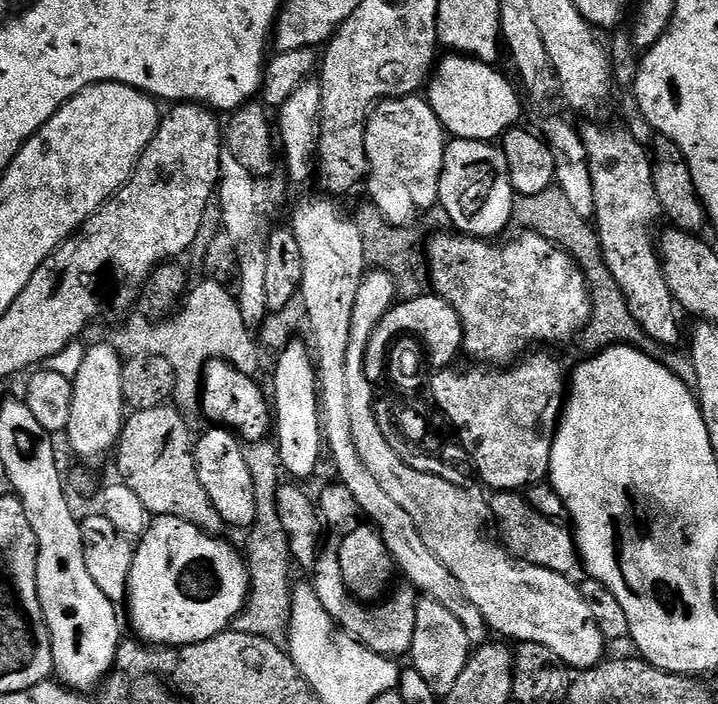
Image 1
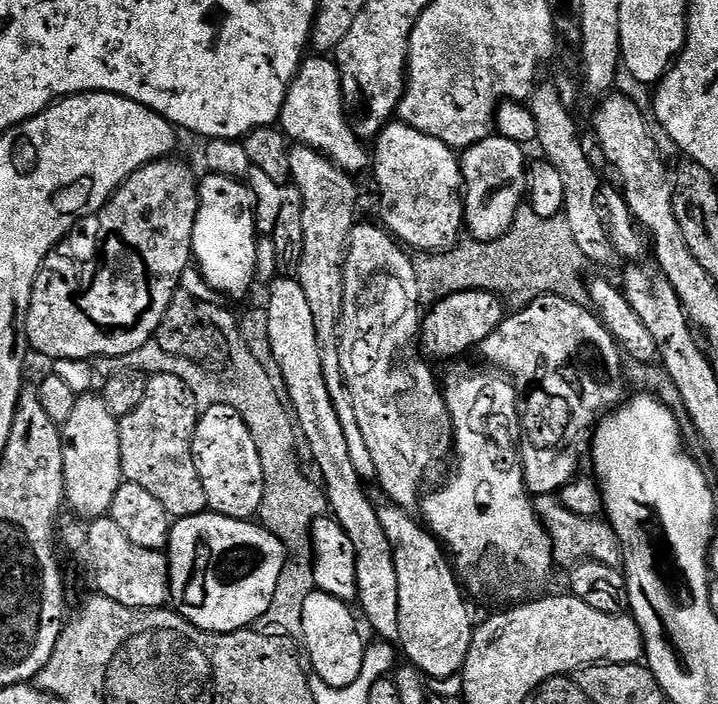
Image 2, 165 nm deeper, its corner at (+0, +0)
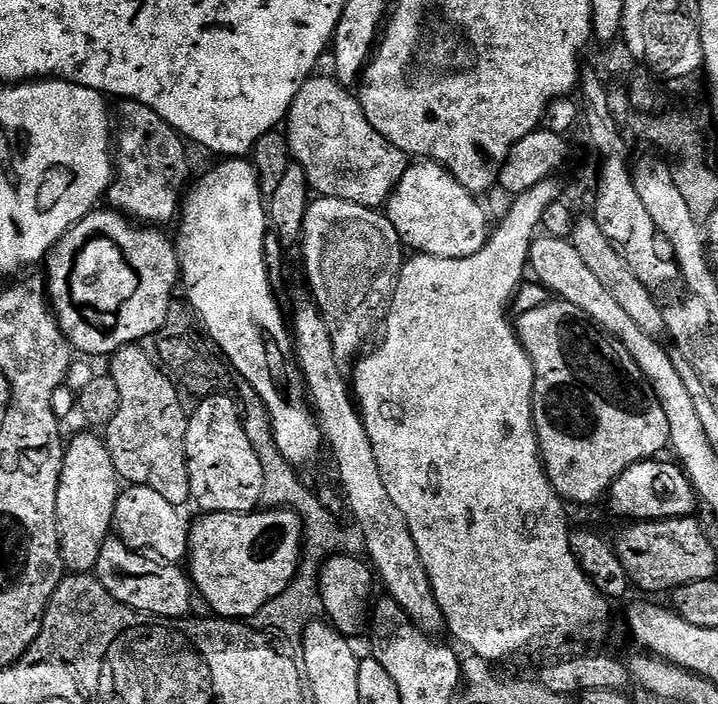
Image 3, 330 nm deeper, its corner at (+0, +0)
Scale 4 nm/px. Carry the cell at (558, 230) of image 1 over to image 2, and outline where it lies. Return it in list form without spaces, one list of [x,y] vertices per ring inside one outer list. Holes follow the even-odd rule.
[[[521,206],[517,210],[508,232],[496,240],[480,241],[464,238],[443,252],[417,255],[414,263],[416,277],[420,283],[420,294],[424,298],[428,296],[439,298],[448,296],[451,292],[482,290],[494,292],[501,298],[512,295],[511,307],[516,310],[525,308],[539,296],[561,296],[567,300],[573,300],[575,304],[584,304],[588,300],[586,279],[584,280],[583,274],[580,273],[582,257],[574,242],[574,234],[570,234],[570,222],[563,214],[554,218],[538,218],[538,214],[534,214],[534,210],[527,206]]]

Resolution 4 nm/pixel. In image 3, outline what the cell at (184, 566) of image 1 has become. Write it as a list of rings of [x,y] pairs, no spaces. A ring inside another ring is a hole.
[[[277,508],[275,510],[257,510],[254,512],[214,512],[211,514],[201,515],[201,520],[196,525],[191,525],[188,534],[188,554],[186,559],[187,567],[190,569],[190,580],[194,585],[195,591],[204,595],[204,600],[213,608],[215,615],[220,618],[227,618],[237,622],[243,621],[245,618],[255,617],[258,610],[262,610],[262,606],[266,606],[266,602],[270,602],[274,598],[278,598],[278,594],[282,594],[286,590],[286,586],[290,586],[290,582],[296,576],[296,570],[300,567],[302,559],[302,549],[304,547],[304,522],[301,520],[297,512],[289,512],[287,508]]]

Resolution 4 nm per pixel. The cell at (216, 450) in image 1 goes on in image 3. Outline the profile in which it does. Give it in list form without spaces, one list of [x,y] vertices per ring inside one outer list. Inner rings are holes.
[[[231,395],[226,396],[210,396],[201,399],[196,404],[196,409],[191,409],[188,417],[188,429],[186,430],[186,438],[184,439],[184,449],[186,450],[186,458],[188,459],[188,473],[190,474],[190,490],[192,491],[192,500],[198,507],[204,508],[205,513],[214,512],[254,512],[261,507],[264,499],[264,475],[262,474],[262,462],[258,462],[258,454],[254,454],[254,446],[250,442],[250,438],[244,429],[244,423],[241,420],[241,405],[237,403]]]

